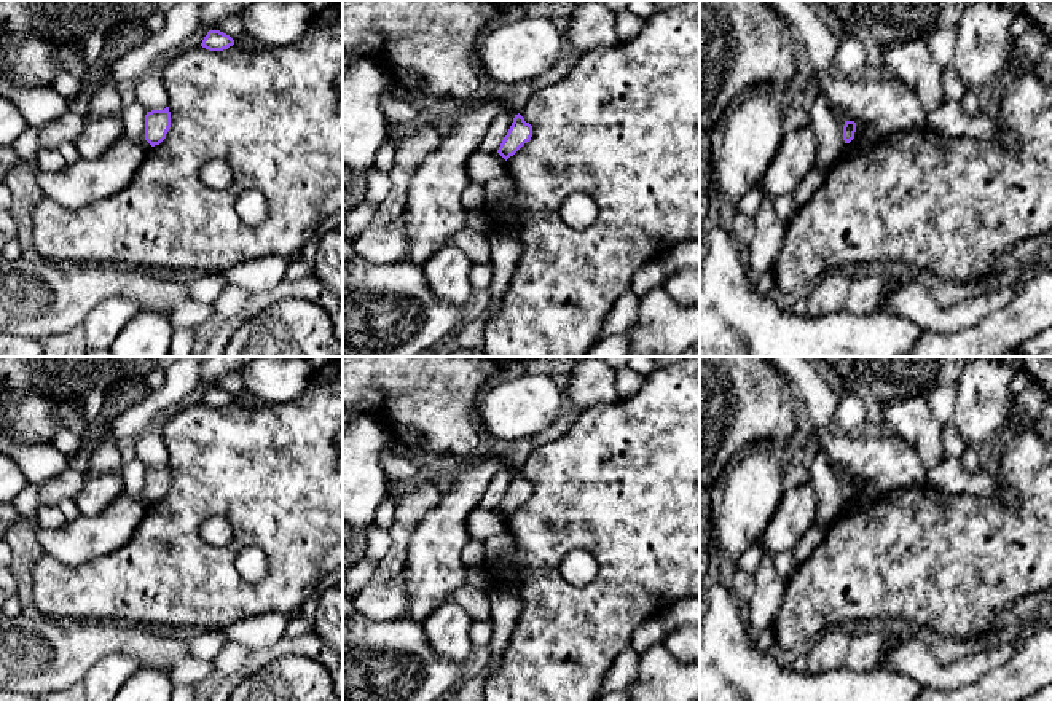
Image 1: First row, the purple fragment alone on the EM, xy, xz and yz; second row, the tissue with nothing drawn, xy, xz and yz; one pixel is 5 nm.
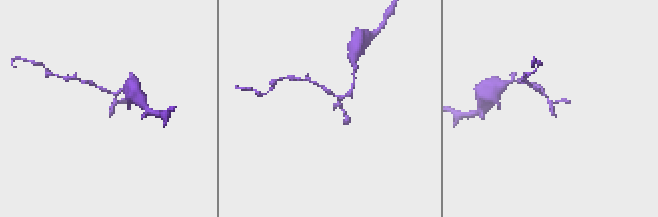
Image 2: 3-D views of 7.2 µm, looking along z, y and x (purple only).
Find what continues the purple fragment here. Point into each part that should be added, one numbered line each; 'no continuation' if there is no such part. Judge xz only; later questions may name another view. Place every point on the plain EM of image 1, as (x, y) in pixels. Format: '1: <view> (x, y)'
no continuation

